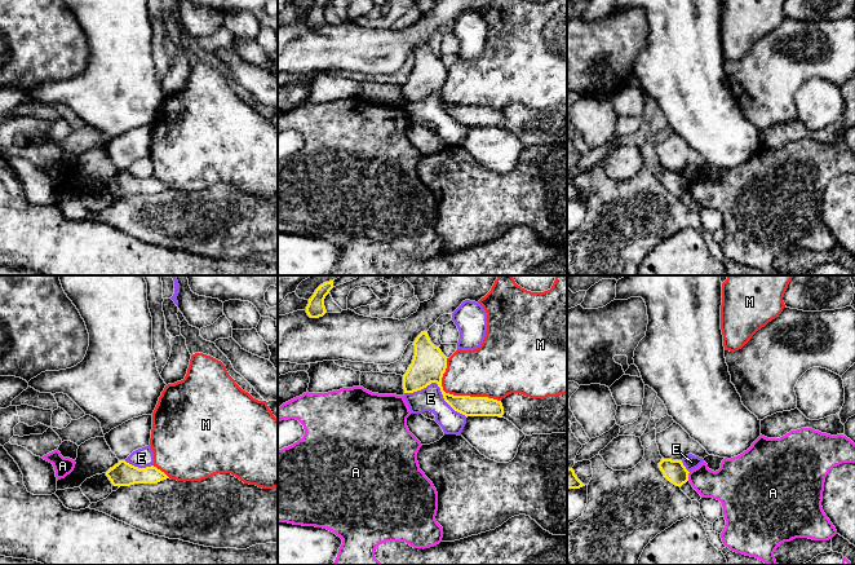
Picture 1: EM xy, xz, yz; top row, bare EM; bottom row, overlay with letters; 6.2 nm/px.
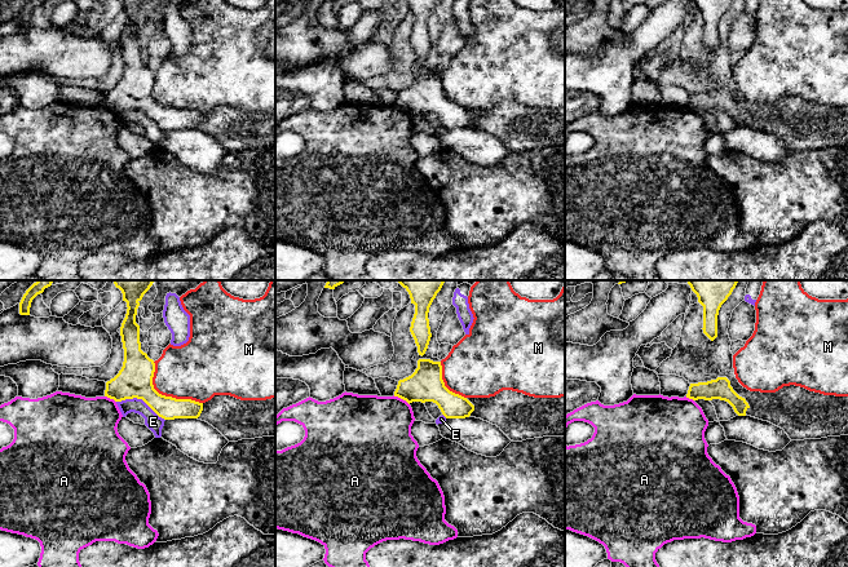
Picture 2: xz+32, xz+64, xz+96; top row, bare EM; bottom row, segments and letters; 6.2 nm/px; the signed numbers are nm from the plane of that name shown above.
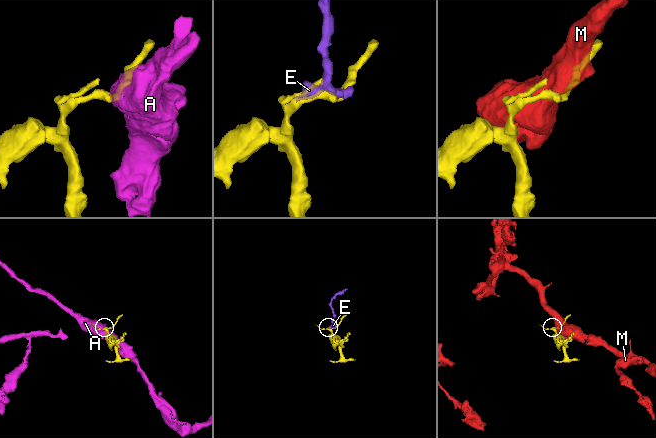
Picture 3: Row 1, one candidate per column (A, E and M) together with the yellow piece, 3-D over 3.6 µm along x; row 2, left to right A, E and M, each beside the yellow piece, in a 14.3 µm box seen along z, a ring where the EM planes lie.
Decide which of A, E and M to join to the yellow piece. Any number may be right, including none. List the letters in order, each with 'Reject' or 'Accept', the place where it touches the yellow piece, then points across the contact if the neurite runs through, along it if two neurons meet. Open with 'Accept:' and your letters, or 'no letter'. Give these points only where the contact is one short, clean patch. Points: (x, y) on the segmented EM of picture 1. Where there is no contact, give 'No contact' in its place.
Accept: no letter
A: Reject. Touches yellow at yz (687, 476). Boundary: yz (690, 472), (687, 480)
E: Reject. Touches yellow at xz (438, 385). Boundary: xz (404, 392), (416, 392), (435, 383), (442, 397), (466, 416)
M: Reject. Touches yellow at xz (456, 396)

